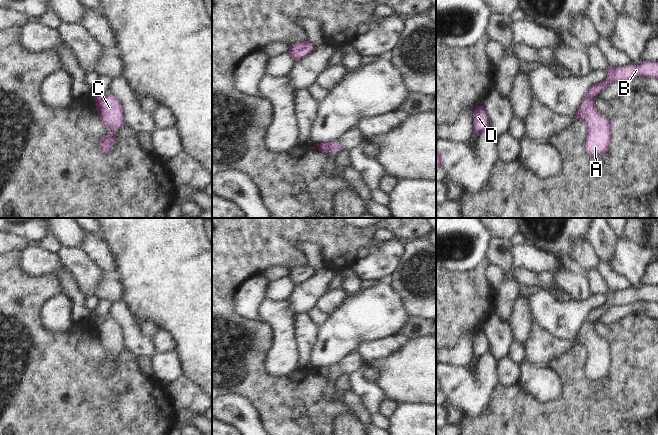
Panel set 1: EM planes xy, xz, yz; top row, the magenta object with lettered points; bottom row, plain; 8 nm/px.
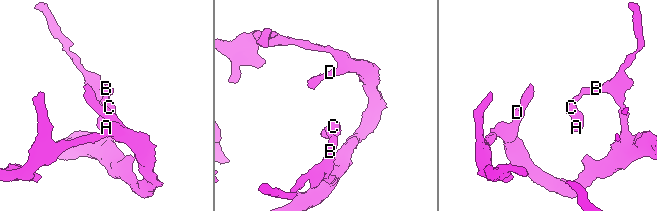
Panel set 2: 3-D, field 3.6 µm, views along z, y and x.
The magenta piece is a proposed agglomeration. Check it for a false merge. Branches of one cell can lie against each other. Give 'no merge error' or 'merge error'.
merge error

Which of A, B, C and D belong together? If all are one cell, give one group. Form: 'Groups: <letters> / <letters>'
Groups: A C / B D

